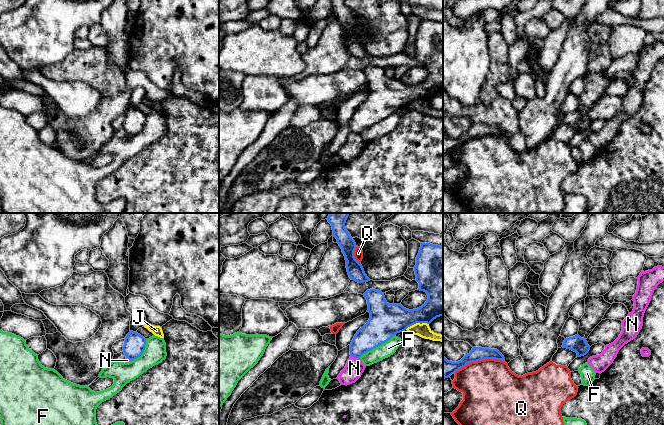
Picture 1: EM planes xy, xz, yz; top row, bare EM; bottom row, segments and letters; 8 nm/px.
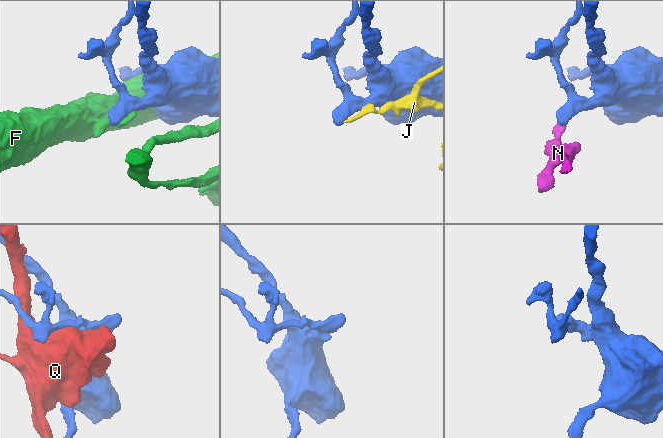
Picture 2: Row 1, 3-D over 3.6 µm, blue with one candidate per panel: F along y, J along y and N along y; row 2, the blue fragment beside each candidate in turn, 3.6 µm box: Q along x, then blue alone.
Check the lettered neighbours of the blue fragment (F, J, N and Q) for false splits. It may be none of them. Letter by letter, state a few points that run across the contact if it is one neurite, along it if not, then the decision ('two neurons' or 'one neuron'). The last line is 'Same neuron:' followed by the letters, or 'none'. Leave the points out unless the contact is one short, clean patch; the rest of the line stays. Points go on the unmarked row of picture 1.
F: two neurons
J: two neurons
N: line xz (351, 131), (359, 135); two neurons
Q: two neurons
Same neuron: none

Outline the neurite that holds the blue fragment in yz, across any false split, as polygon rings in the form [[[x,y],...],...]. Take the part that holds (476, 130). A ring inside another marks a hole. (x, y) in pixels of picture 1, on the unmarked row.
[[[473,123],[469,130],[465,131],[460,137],[448,137],[443,132],[443,156],[450,153],[459,145],[465,143],[471,138],[477,138],[485,135],[495,135],[504,137],[504,132],[497,125],[489,125],[482,123]]]

